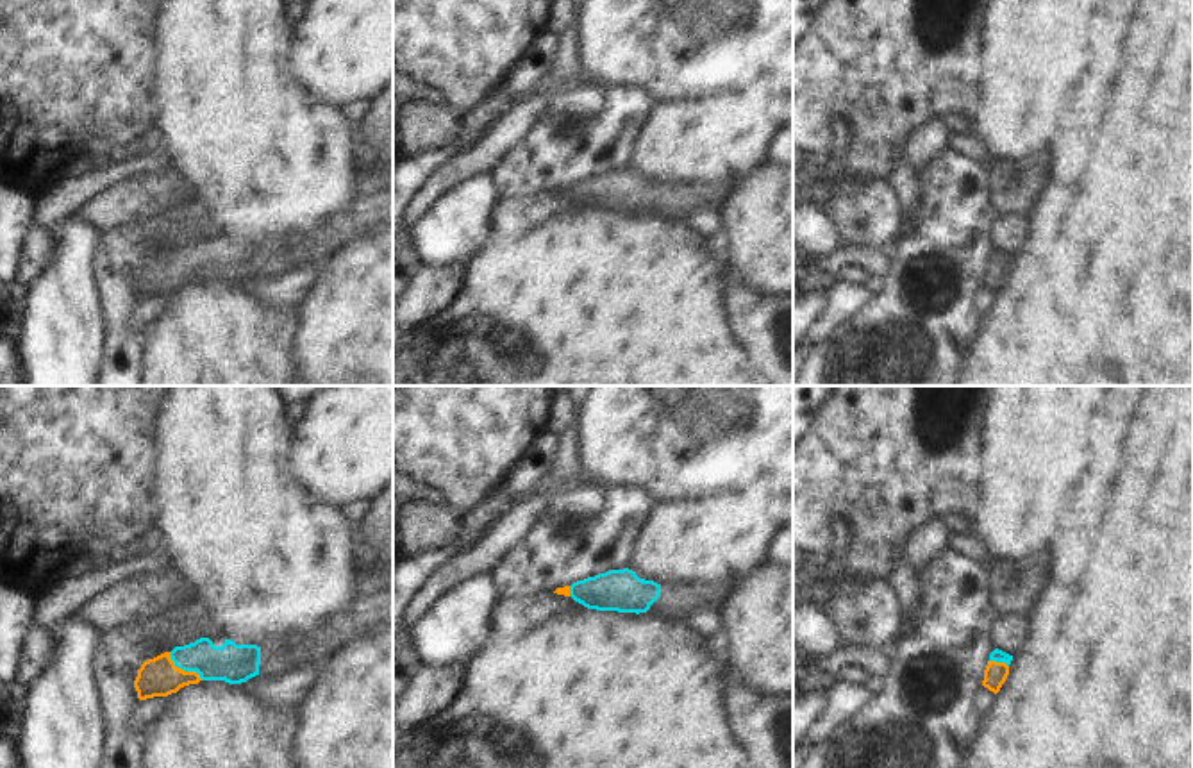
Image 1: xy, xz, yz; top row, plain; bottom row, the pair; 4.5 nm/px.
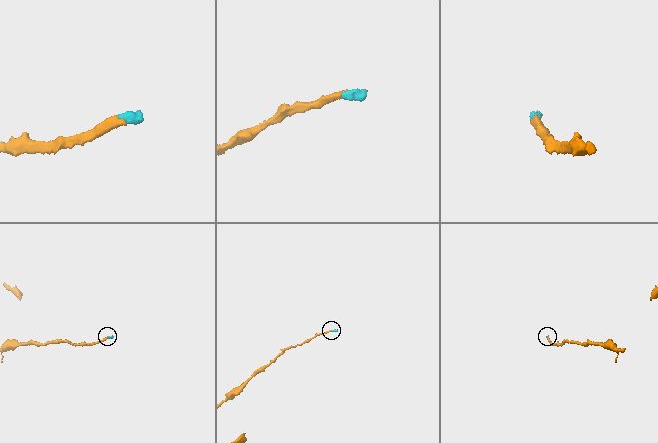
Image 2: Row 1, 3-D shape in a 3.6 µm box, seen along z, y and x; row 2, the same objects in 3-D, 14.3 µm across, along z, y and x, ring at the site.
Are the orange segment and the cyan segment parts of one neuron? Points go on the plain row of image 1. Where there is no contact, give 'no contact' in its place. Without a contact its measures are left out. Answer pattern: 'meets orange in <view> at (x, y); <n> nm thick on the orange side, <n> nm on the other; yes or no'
meets orange in xy at (183, 270); 180 nm thick on the orange side, 180 nm on the other; yes

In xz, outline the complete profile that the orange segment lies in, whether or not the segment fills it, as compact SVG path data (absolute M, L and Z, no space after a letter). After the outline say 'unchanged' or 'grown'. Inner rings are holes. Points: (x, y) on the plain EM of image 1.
M623 168L577 180L571 186L557 188L554 193L571 196L588 209L648 213L668 221L686 220L702 207L718 211L734 188L734 177L711 184L657 184Z; grown

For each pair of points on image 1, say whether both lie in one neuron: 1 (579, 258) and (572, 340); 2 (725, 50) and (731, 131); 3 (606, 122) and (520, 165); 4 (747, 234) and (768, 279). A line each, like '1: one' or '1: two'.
1: one
2: two
3: one
4: one

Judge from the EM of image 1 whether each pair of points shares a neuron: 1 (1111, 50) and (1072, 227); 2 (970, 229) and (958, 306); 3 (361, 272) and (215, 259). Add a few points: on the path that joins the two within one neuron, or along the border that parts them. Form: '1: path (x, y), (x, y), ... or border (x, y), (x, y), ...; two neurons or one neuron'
1: path (1106, 95), (1106, 104), (1113, 113), (1113, 183); one neuron
2: path (961, 249), (961, 286); one neuron
3: border (352, 240), (317, 265); two neurons

